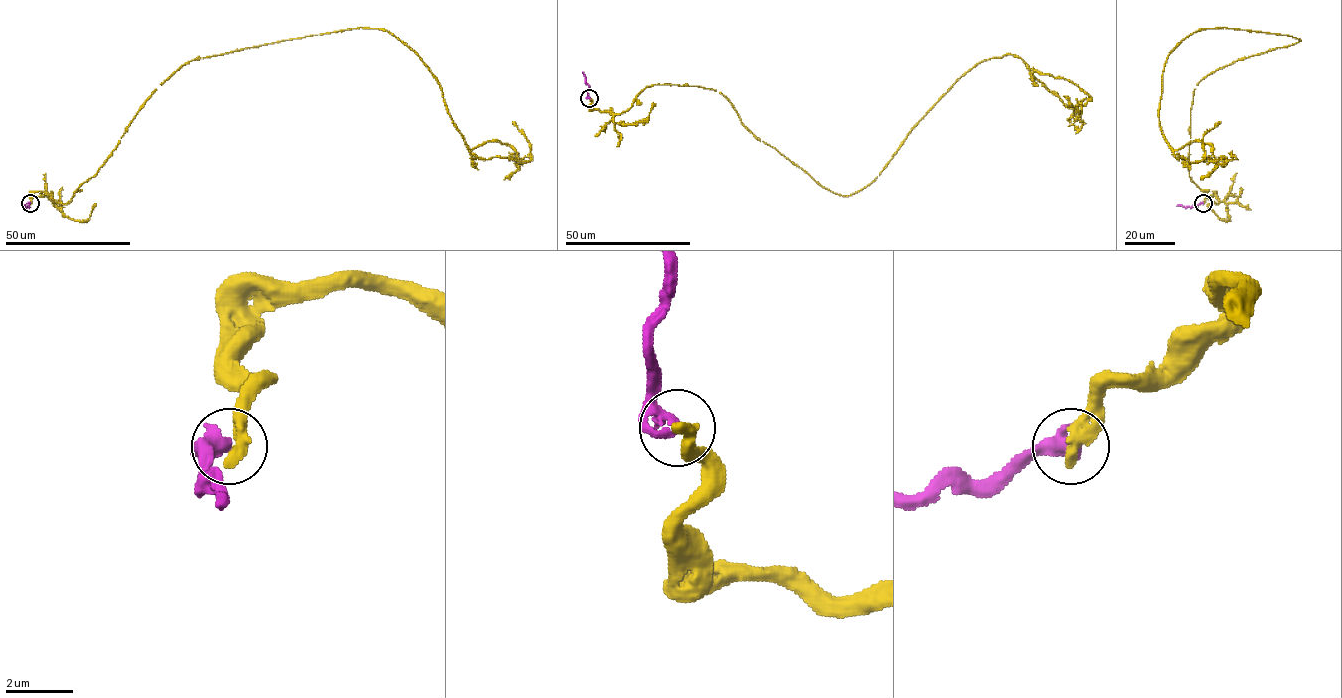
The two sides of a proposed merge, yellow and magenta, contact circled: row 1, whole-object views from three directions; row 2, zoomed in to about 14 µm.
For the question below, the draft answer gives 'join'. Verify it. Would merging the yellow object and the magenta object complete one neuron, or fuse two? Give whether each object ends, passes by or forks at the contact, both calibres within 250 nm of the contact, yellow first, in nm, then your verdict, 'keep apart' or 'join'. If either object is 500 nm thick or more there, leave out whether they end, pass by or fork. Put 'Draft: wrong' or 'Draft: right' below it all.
yellow ends there; magenta passes by; 480 nm thick on the yellow side, 280 nm on the other; keep apart
Draft: wrong

